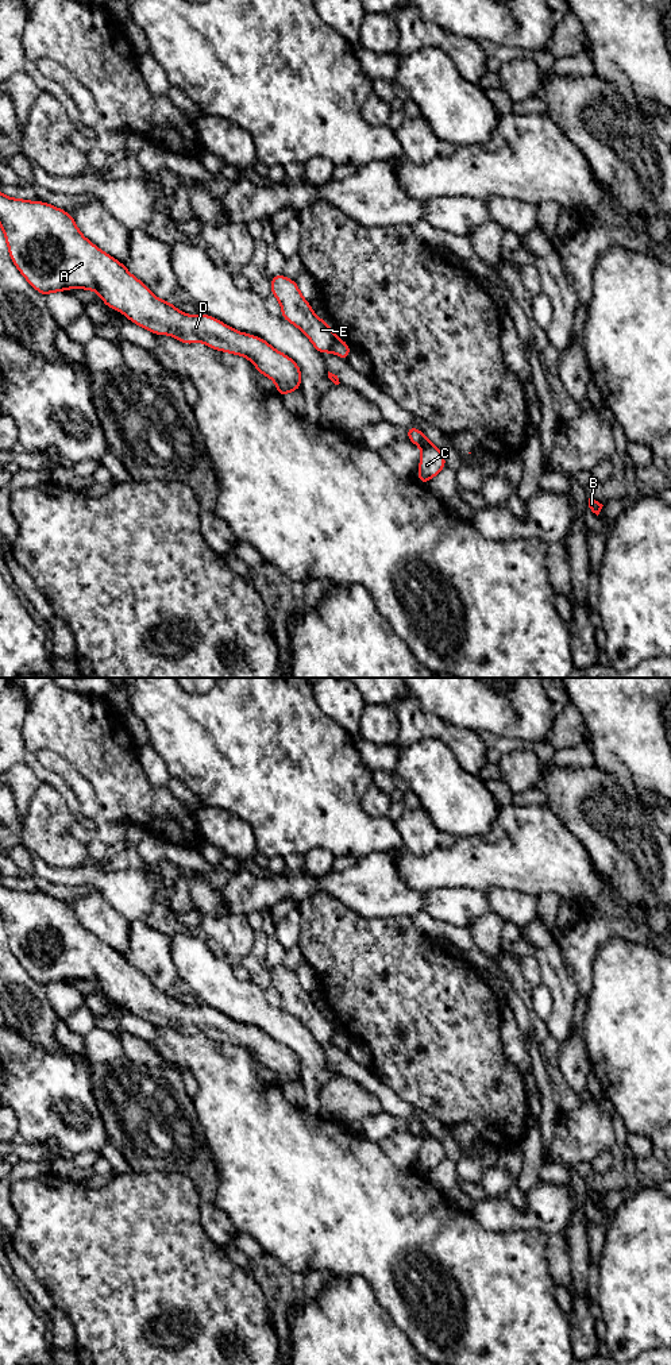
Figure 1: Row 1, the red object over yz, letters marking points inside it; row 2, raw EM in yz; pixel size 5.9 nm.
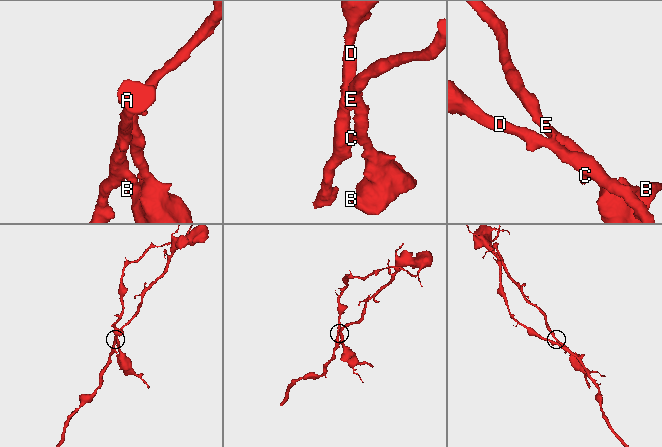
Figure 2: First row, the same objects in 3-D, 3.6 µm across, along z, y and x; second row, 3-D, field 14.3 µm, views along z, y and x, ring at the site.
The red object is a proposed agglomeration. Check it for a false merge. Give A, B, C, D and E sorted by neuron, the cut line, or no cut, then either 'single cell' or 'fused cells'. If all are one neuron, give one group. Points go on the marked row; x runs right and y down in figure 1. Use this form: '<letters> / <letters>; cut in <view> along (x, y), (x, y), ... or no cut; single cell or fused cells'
A C D / B E; cut in yz along (336, 338), (331, 351); fused cells

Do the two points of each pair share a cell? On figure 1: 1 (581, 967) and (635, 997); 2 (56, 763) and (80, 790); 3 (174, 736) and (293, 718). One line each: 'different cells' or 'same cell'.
1: different cells
2: same cell
3: same cell

